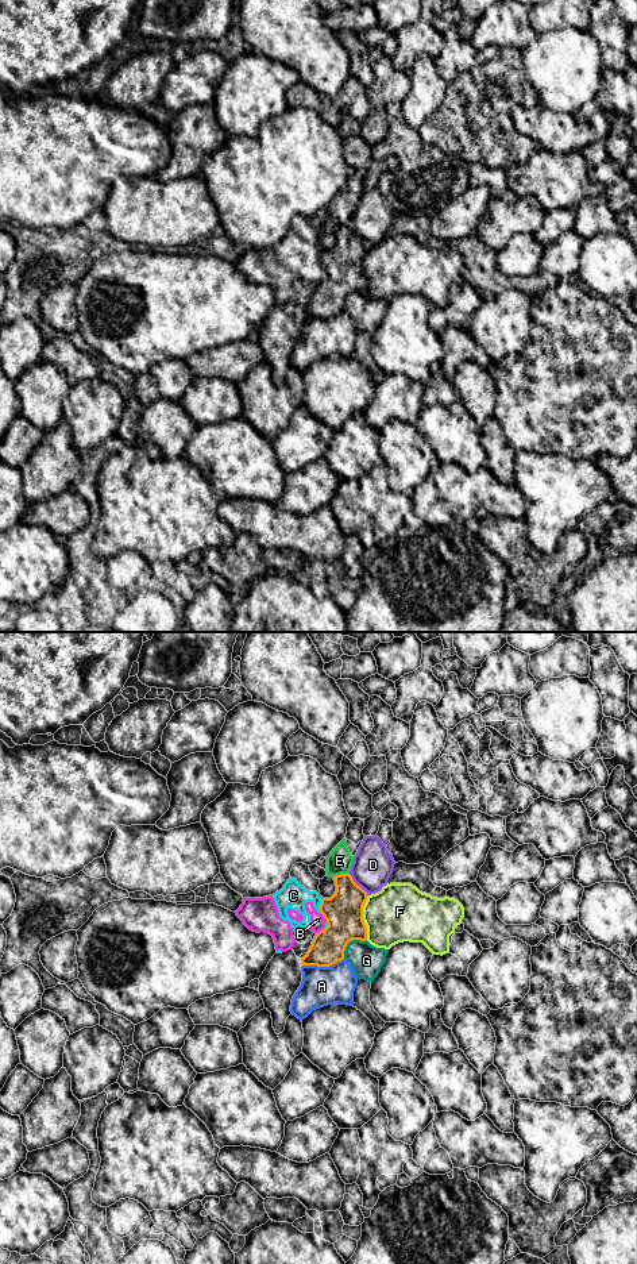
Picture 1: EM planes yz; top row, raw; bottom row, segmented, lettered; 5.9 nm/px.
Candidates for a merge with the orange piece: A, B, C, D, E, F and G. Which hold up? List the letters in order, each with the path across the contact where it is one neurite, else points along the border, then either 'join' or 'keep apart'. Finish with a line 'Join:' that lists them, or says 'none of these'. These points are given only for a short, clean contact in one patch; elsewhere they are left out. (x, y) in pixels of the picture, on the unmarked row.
A: keep apart
B: keep apart
C: keep apart
D: along yz (348, 226), (367, 247) | keep apart
E: keep apart
F: keep apart
G: keep apart
Join: none of these

